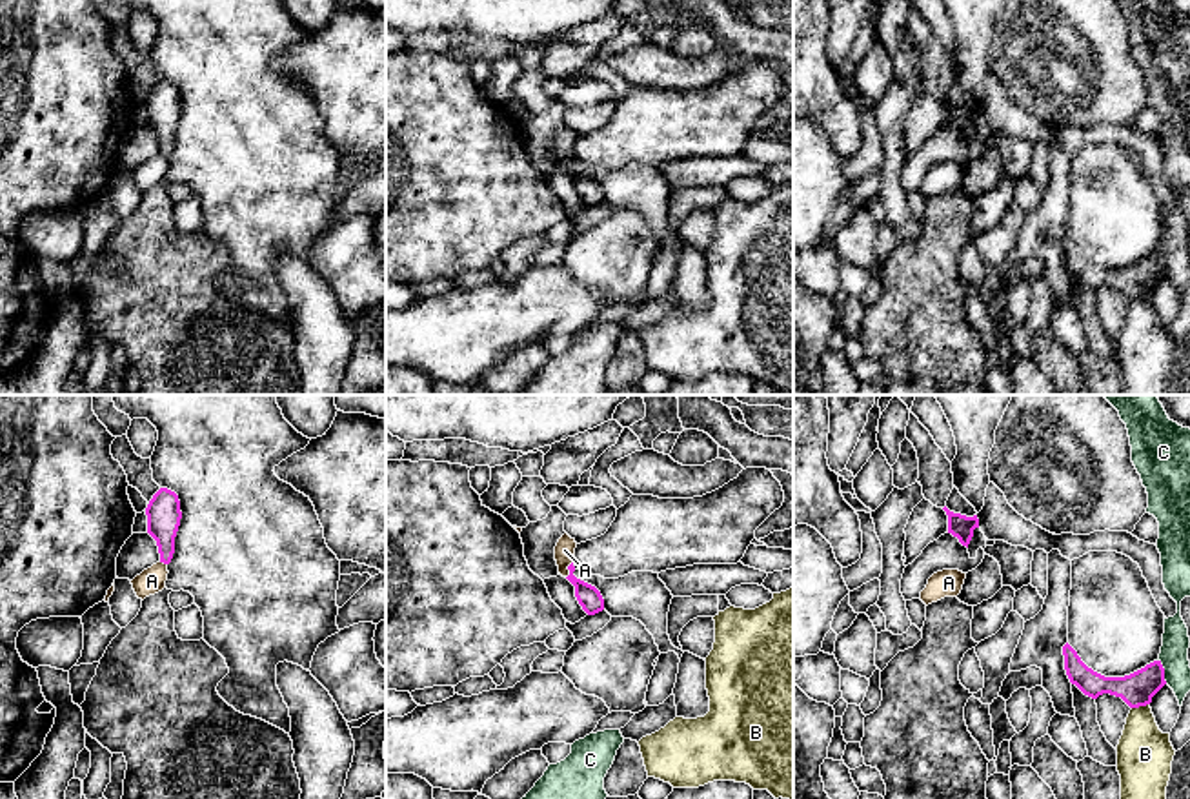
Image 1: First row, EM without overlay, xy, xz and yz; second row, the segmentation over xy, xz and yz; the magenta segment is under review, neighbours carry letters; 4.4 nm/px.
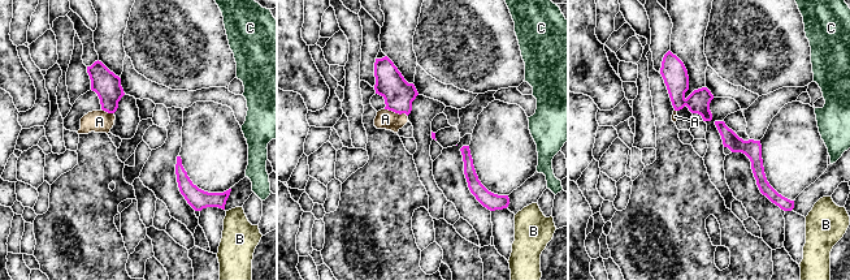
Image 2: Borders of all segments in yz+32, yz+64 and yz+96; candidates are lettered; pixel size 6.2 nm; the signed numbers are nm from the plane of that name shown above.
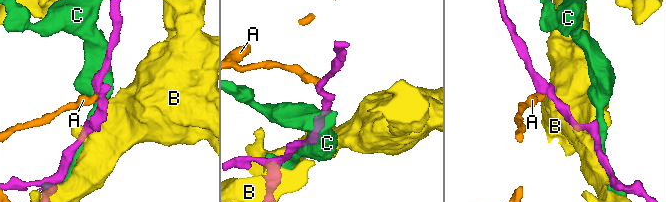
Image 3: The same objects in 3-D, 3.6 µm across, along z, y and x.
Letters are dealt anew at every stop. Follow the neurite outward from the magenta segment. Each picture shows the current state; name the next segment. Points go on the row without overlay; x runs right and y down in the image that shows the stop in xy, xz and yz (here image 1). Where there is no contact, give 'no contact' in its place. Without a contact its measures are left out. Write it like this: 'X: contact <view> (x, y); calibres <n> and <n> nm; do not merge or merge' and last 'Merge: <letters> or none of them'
A: contact xz (568, 161); calibres 100 and 90 nm; do not merge
B: contact yz (1139, 297); calibres 150 and 240 nm; do not merge
C: contact yz (1163, 264); calibres 150 and 130 nm; do not merge
Merge: none of them

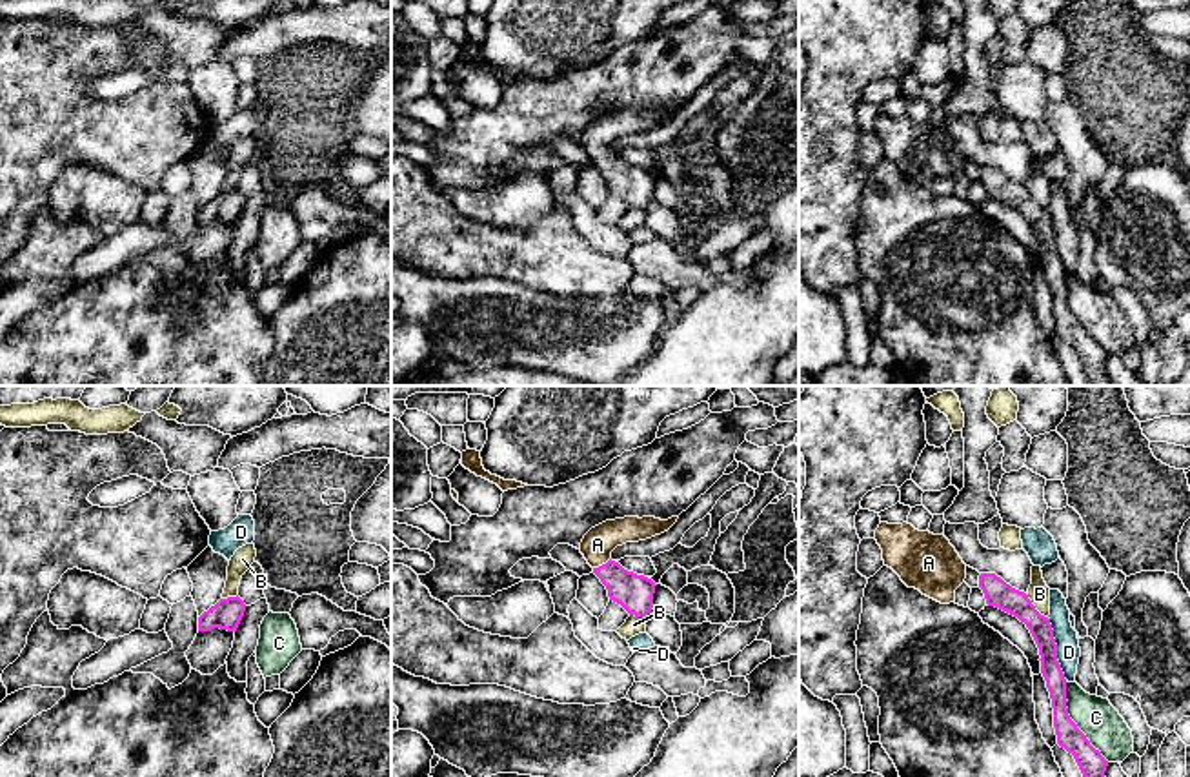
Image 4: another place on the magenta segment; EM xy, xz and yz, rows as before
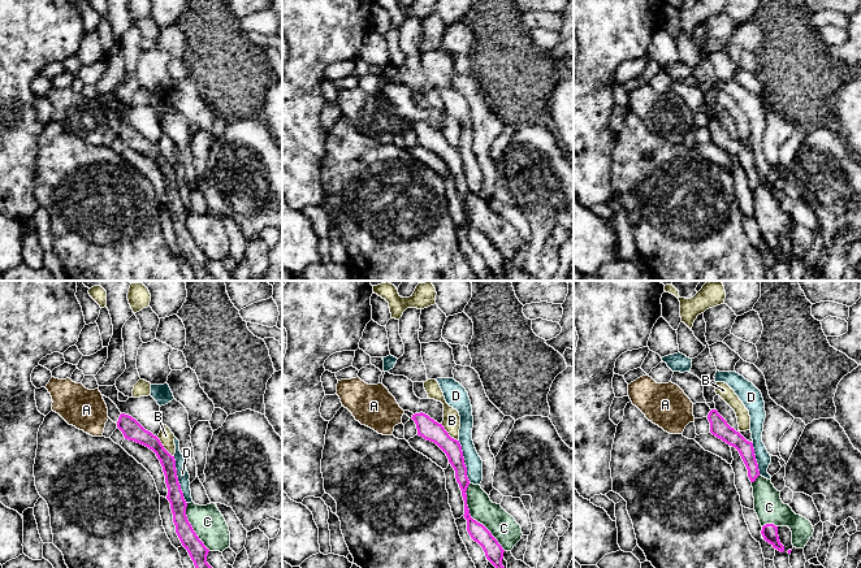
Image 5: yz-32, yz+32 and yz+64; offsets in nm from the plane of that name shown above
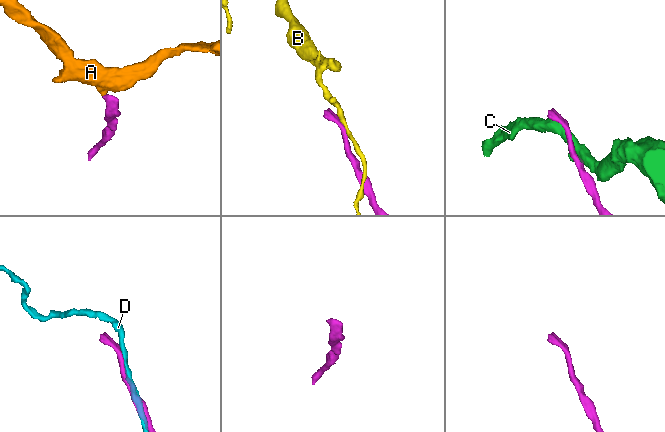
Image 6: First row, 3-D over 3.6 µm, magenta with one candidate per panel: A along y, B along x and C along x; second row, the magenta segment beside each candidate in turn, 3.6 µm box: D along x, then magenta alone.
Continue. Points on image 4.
A: contact xz (603, 157); calibres 160 and 140 nm; merge
B: contact yz (1034, 199); calibres 120 and 100 nm; do not merge
C: contact yz (1072, 313); calibres 120 and 180 nm; do not merge
D: contact yz (1056, 241); calibres 100 and 110 nm; do not merge
Merge: A

